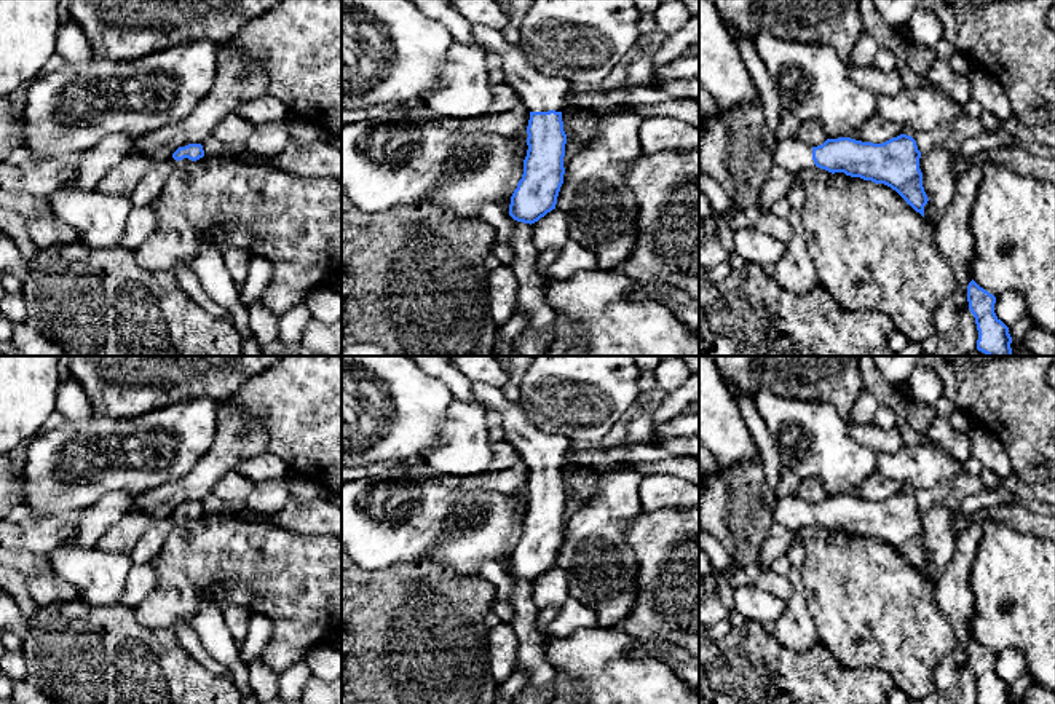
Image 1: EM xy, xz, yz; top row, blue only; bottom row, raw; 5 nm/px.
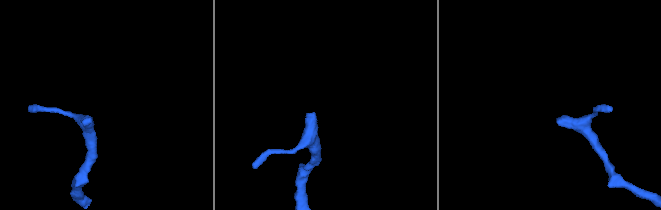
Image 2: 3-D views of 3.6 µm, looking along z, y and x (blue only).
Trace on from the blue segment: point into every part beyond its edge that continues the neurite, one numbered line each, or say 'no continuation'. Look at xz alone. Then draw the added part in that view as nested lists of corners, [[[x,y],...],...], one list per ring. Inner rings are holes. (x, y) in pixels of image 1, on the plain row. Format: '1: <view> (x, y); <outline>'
1: xz (538, 450); [[[472,383],[477,402],[485,404],[503,417],[506,439],[511,441],[528,469],[562,469],[563,457],[571,441],[560,434],[546,434],[533,426],[519,402],[509,402],[500,386]]]

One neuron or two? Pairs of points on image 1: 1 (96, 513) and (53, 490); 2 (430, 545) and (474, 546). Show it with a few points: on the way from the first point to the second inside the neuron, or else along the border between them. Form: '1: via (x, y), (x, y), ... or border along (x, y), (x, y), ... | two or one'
1: border along (118, 490), (109, 490), (75, 513) | two
2: via (441, 545), (463, 545) | one

